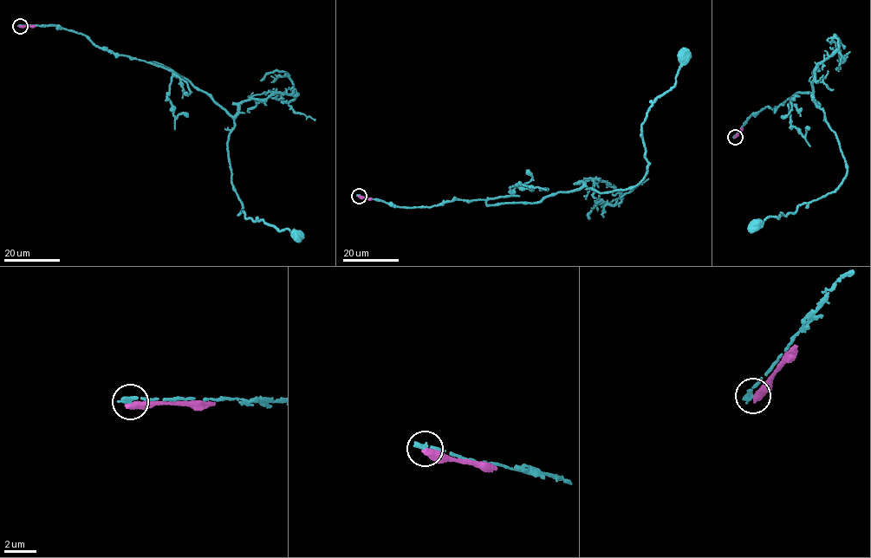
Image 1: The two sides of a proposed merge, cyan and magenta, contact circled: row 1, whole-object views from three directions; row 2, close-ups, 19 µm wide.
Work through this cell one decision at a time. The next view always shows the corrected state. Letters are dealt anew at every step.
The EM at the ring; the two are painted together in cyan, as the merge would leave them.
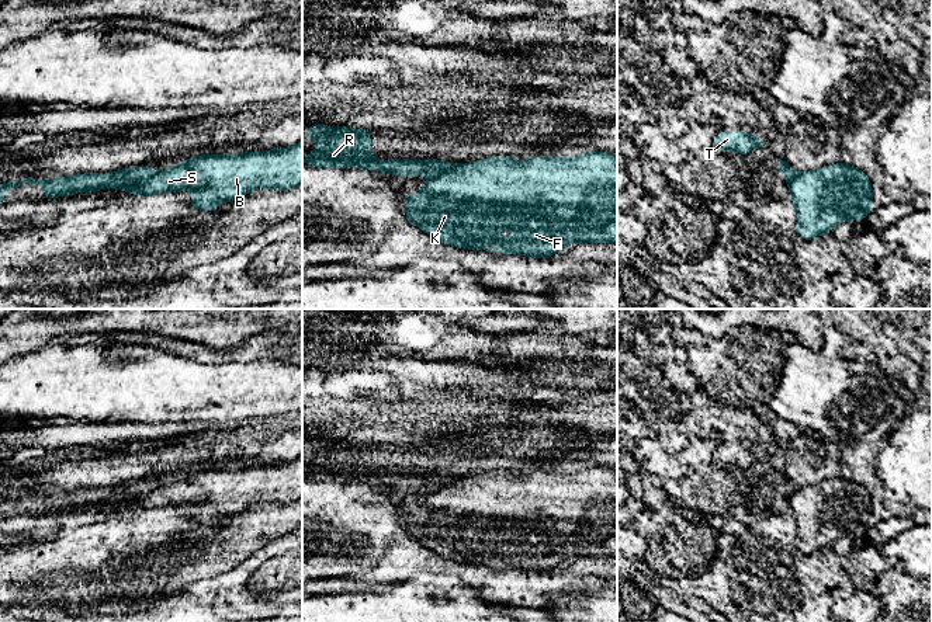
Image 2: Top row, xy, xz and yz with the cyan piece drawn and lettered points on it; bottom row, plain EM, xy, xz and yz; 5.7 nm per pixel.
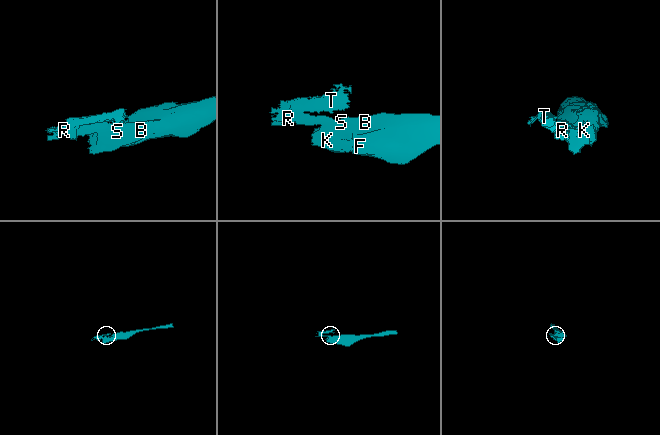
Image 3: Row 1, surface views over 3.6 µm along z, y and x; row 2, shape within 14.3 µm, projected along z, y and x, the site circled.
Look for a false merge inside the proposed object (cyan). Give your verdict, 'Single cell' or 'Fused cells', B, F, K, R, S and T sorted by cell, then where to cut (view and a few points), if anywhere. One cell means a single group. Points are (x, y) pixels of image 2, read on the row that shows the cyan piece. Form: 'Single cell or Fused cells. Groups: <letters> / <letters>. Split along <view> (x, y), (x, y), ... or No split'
Fused cells. Groups: B F K S / R T. Split along xy (153, 173), (123, 188)

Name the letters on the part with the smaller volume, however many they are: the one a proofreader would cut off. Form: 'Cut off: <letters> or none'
Cut off: R, T

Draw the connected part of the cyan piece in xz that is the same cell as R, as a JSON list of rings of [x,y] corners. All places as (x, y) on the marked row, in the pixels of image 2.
[[[311,124],[311,131],[302,133],[302,138],[318,142],[315,153],[305,153],[305,166],[367,168],[409,177],[439,174],[461,166],[436,159],[375,160],[371,157],[371,129],[332,128],[325,124]]]

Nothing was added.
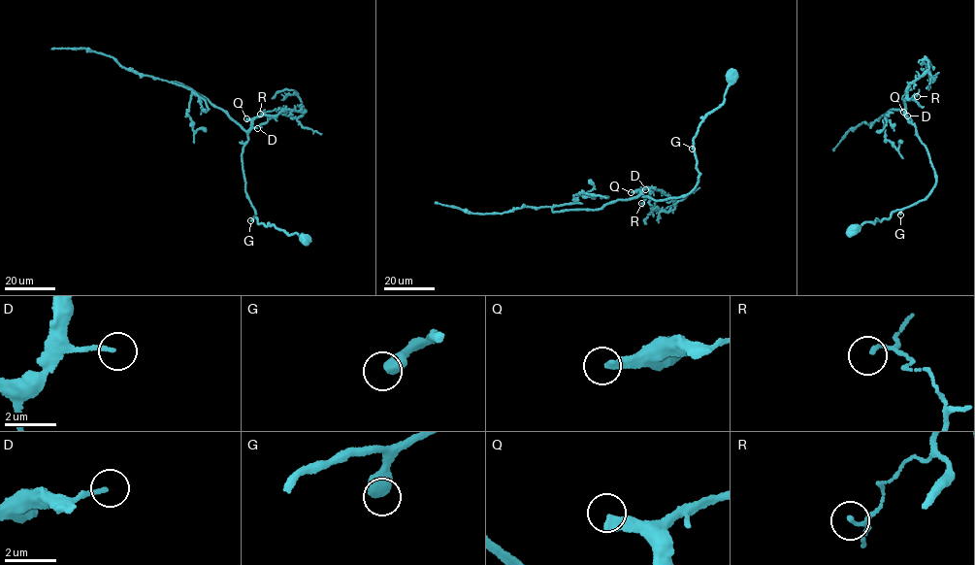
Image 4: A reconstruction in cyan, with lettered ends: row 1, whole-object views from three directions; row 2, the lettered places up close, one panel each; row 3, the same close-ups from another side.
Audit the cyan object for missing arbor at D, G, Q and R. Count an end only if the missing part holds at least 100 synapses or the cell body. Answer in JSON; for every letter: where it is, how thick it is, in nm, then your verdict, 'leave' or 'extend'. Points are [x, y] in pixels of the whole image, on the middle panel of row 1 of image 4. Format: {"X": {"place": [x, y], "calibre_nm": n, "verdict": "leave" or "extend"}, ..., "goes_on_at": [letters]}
{"D": {"place": [645, 189], "calibre_nm": 140, "verdict": "leave"}, "G": {"place": [692, 149], "calibre_nm": 600, "verdict": "leave"}, "Q": {"place": [631, 192], "calibre_nm": 360, "verdict": "extend"}, "R": {"place": [641, 203], "calibre_nm": 100, "verdict": "leave"}, "goes_on_at": ["Q"]}

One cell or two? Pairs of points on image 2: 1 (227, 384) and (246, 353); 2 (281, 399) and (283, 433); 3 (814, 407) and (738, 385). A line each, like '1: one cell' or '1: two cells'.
1: two cells
2: two cells
3: two cells

